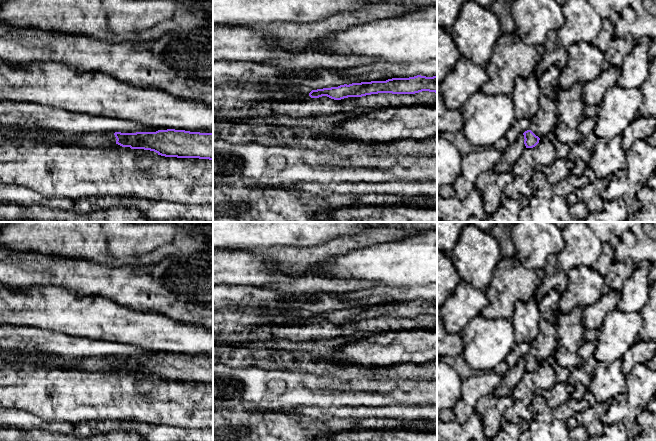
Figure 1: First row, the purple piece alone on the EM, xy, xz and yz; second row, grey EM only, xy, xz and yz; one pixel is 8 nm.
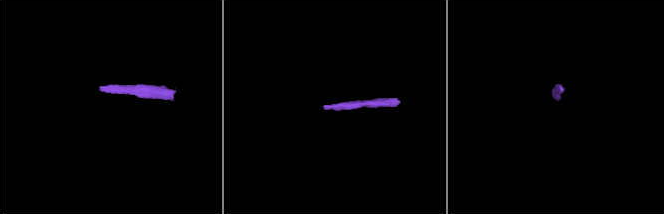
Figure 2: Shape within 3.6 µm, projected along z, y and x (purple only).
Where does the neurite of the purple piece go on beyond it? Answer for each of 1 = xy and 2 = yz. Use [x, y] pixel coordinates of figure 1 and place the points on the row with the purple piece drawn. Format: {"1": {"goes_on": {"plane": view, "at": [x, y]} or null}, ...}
{"1": {"goes_on": null}, "2": {"goes_on": null}}

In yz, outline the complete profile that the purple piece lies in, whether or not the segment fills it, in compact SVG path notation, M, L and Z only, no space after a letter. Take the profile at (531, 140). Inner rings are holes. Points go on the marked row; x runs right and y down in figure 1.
M531 130L525 131L523 135L526 148L533 148L539 143L540 138L536 136Z

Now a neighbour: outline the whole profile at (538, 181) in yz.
M534 171L530 178L534 195L519 213L519 222L574 222L566 198L555 194L553 186L542 172Z

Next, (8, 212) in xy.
M0 203L0 222L151 222L137 209L103 208L88 214L42 206L21 207Z

